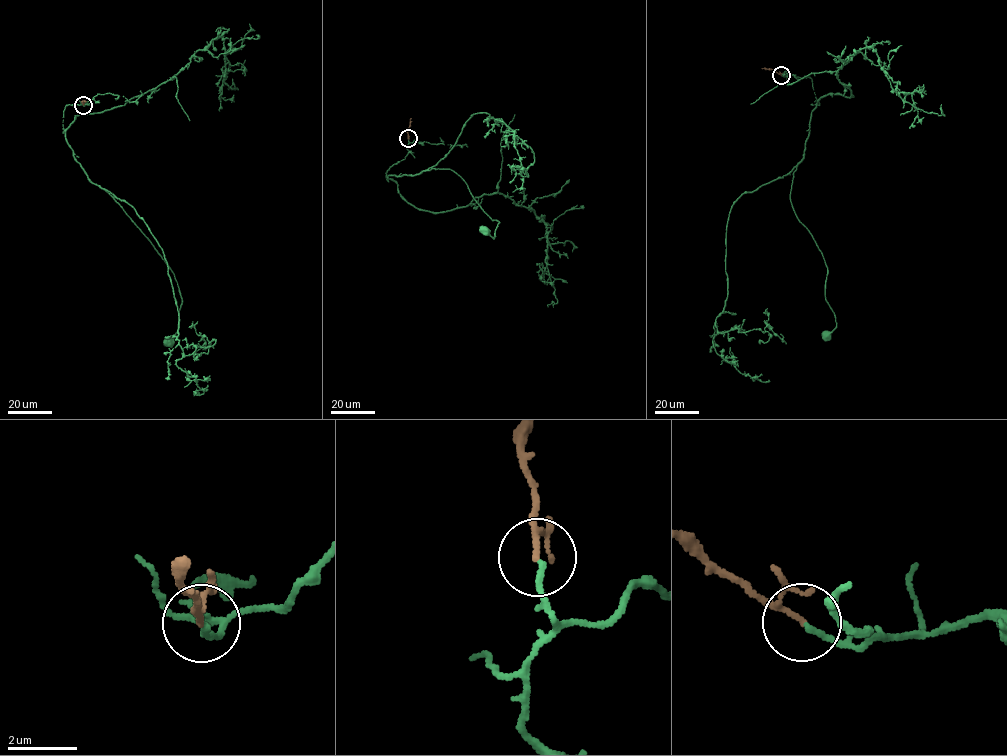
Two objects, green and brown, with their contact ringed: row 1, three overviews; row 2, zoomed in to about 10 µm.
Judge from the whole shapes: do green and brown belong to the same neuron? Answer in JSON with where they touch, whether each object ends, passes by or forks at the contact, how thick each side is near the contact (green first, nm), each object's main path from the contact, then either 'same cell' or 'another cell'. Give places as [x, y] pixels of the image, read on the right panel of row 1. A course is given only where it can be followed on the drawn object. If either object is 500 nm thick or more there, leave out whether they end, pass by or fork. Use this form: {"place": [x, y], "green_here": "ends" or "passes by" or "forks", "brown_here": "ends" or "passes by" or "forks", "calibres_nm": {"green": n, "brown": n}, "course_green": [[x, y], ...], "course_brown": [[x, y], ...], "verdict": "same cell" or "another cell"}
{"place": [781, 75], "green_here": "ends", "brown_here": "passes by", "calibres_nm": {"green": 170, "brown": 130}, "course_green": [[781, 75], [808, 77], [815, 95], [790, 198], [827, 270], [825, 300], [836, 327], [826, 334]], "course_brown": [[781, 75], [761, 68]], "verdict": "same cell"}

